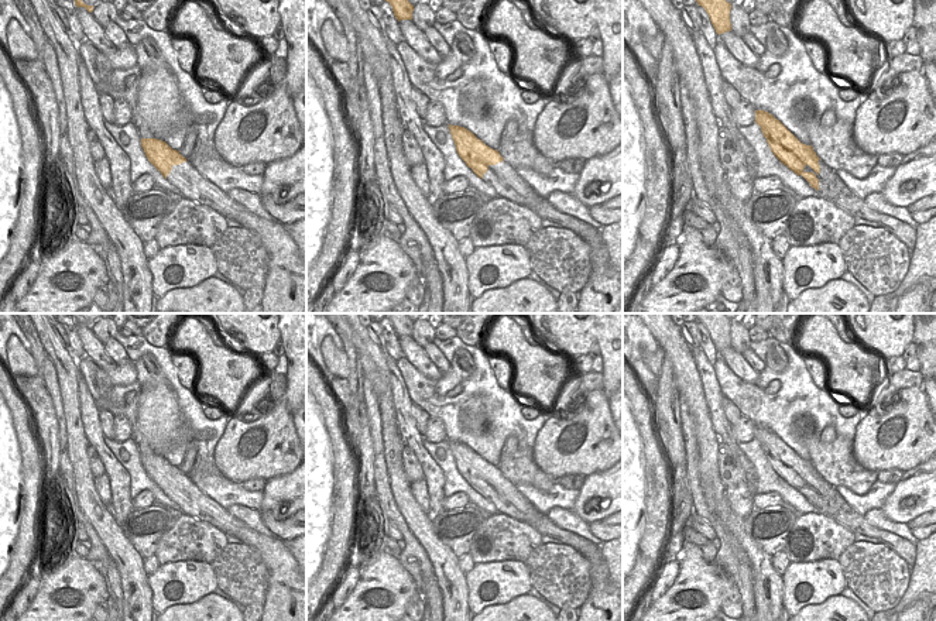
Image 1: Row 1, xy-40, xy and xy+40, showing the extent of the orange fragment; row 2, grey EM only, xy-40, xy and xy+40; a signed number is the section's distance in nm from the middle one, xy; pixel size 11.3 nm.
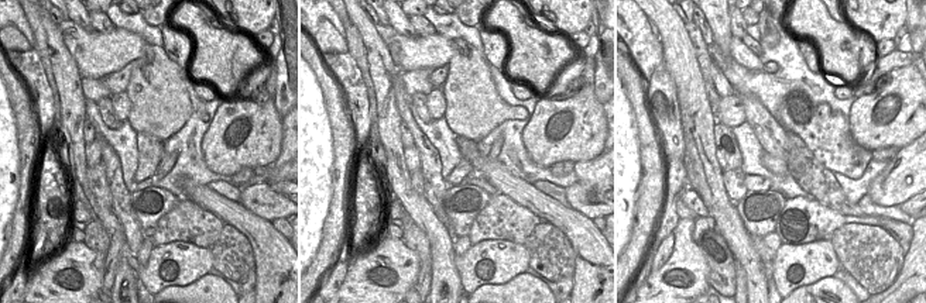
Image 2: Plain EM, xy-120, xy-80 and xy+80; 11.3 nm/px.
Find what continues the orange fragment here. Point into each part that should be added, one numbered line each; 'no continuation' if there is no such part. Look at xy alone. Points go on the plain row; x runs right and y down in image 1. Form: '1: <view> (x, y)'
1: xy (501, 493)

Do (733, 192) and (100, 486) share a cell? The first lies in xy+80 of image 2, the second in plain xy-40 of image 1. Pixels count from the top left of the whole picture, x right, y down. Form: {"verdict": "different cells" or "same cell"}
{"verdict": "same cell"}

